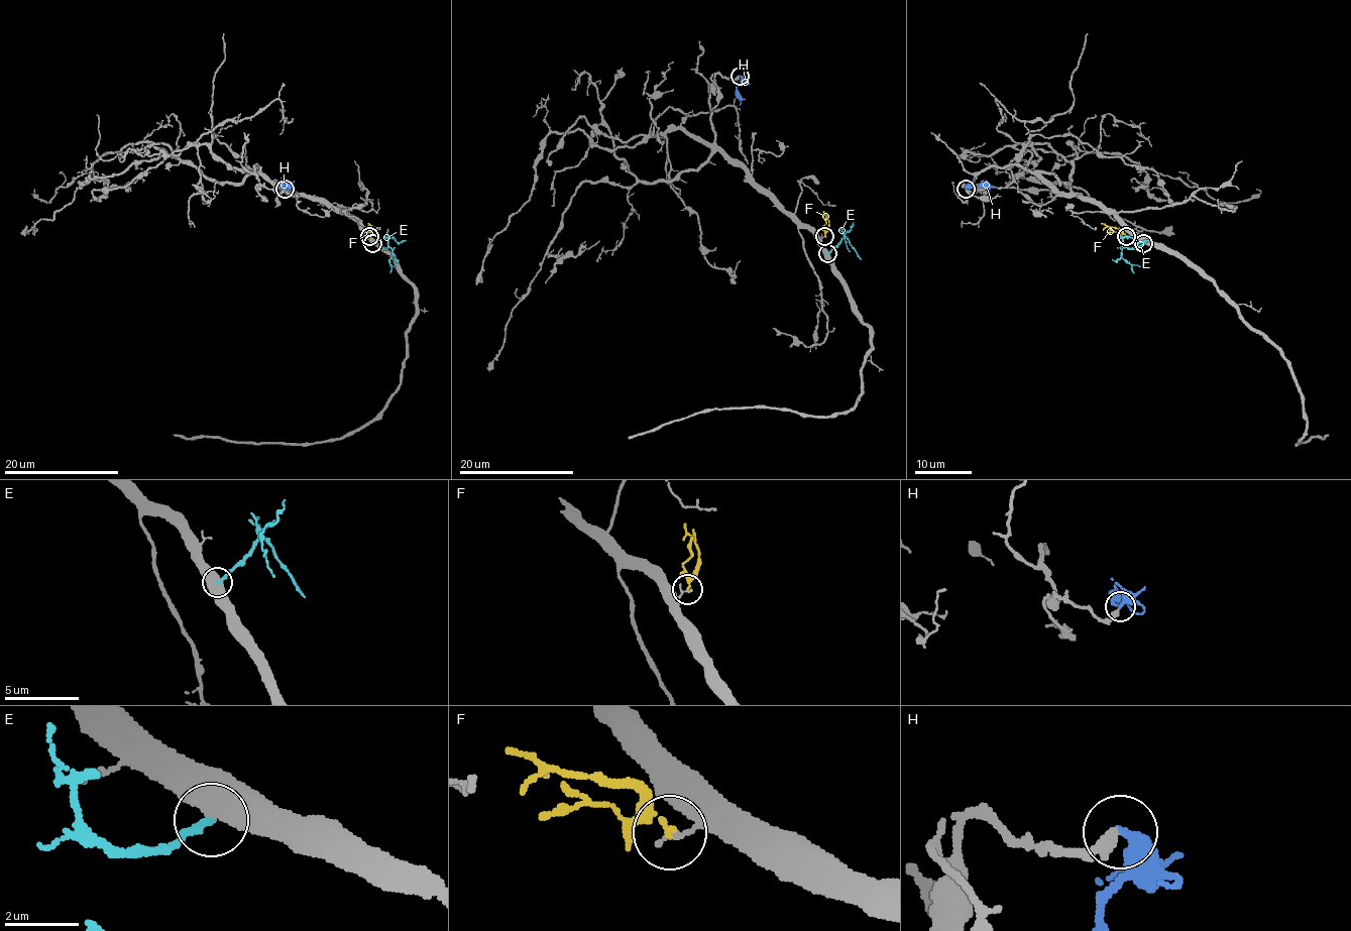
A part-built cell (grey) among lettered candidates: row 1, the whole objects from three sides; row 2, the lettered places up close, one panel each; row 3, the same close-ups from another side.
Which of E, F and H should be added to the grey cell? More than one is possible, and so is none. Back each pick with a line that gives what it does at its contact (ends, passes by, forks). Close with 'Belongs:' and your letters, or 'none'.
H: It ends there
Belongs: H

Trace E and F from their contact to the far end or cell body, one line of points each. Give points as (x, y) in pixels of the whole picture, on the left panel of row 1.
E: (372, 243), (386, 247), (388, 239), (406, 240)
F: (369, 236), (368, 223)

